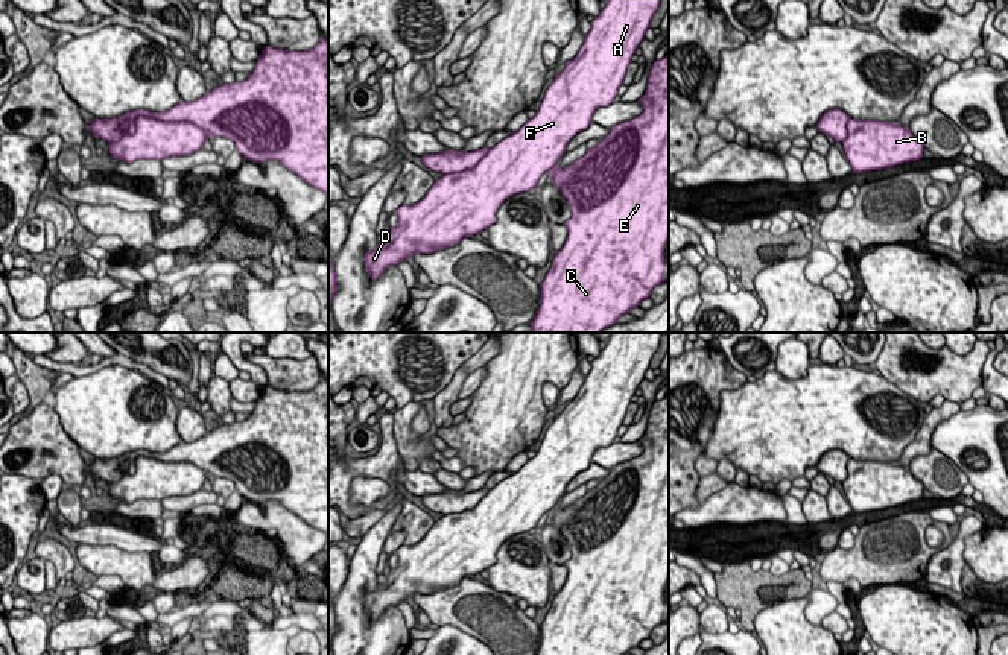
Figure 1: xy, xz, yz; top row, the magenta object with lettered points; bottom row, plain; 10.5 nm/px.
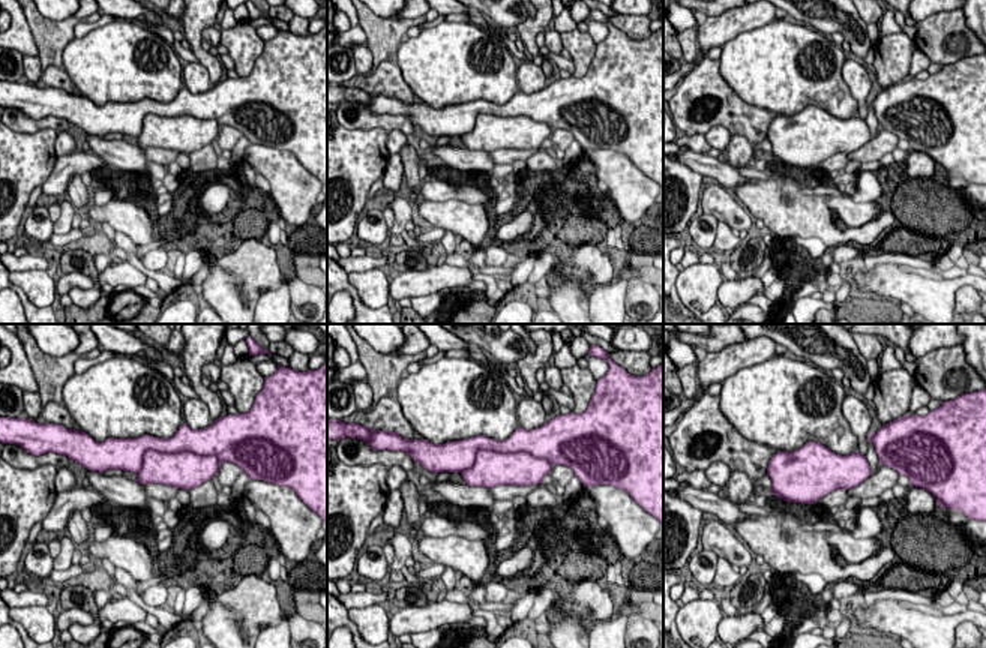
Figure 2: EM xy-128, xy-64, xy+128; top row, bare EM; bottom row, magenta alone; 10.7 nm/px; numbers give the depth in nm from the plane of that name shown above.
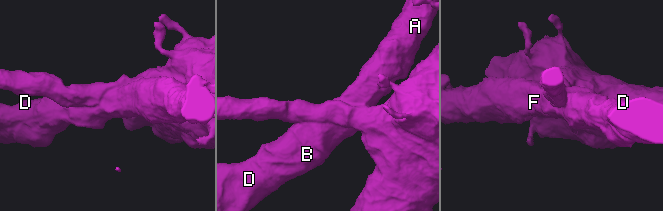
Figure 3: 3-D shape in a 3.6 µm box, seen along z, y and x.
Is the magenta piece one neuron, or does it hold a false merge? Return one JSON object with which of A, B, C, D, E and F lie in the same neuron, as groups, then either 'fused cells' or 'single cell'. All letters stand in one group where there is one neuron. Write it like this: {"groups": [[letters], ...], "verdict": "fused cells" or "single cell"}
{"groups": [["A", "B", "D", "F"], ["C", "E"]], "verdict": "fused cells"}

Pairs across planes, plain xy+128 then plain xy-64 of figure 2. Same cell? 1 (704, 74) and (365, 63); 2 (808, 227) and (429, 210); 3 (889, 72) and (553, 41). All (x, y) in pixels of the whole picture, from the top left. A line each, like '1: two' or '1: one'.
1: two
2: one
3: one

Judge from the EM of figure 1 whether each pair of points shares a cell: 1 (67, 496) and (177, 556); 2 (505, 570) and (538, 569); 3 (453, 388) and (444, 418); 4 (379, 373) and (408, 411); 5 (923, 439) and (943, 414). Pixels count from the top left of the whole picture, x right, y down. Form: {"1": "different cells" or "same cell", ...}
{"1": "different cells", "2": "same cell", "3": "same cell", "4": "different cells", "5": "same cell"}

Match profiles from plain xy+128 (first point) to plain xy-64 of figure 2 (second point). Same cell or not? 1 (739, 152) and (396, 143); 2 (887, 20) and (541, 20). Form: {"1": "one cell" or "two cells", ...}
{"1": "two cells", "2": "two cells"}

